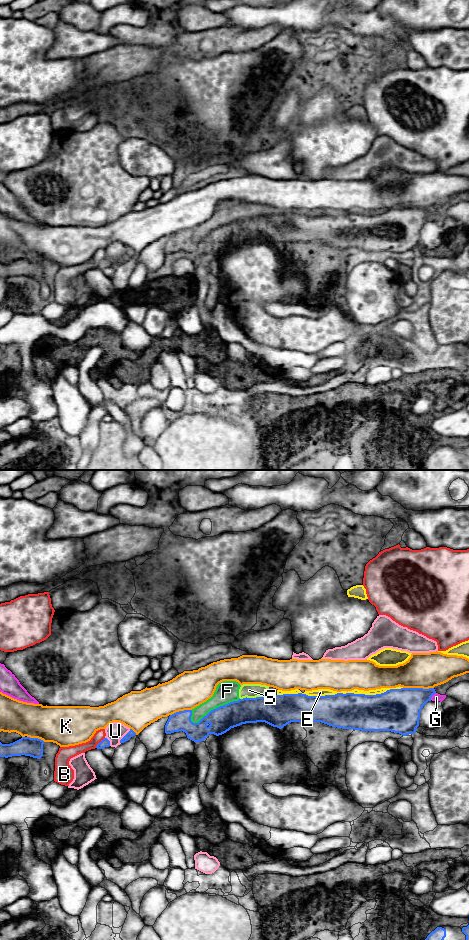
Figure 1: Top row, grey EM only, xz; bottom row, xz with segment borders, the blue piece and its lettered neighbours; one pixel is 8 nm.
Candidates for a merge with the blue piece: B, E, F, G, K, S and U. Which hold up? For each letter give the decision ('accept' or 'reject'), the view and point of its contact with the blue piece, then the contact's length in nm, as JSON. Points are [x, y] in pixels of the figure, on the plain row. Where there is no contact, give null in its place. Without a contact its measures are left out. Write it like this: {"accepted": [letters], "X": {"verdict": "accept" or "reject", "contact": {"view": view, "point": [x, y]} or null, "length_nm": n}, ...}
{"accepted": [], "B": {"verdict": "reject", "contact": {"view": "xz", "point": [100, 262]}, "length_nm": 120}, "E": {"verdict": "reject", "contact": {"view": "xz", "point": [339, 213]}, "length_nm": 1000}, "F": {"verdict": "reject", "contact": {"view": "xz", "point": [214, 229]}, "length_nm": 440}, "G": {"verdict": "reject", "contact": {"view": "xz", "point": [432, 215]}, "length_nm": 80}, "K": {"verdict": "reject", "contact": {"view": "xz", "point": [418, 208]}, "length_nm": 240}, "S": {"verdict": "reject", "contact": {"view": "xz", "point": [252, 218]}, "length_nm": 200}, "U": {"verdict": "reject", "contact": {"view": "xz", "point": [124, 256]}, "length_nm": 150}}

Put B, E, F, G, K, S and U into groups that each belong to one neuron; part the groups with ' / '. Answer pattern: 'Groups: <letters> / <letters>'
Groups: B / E F S / G / K / U

